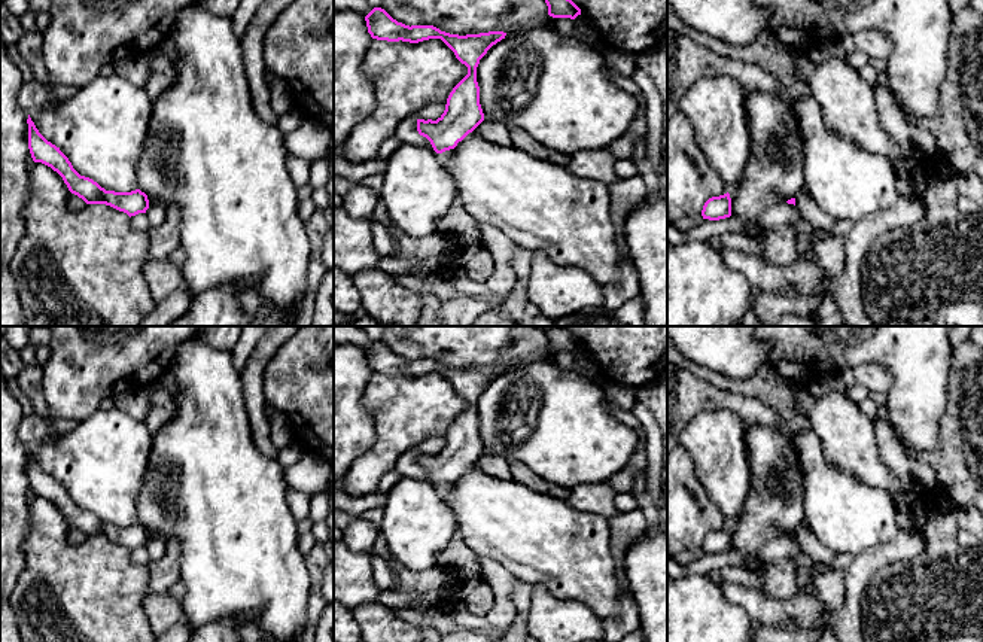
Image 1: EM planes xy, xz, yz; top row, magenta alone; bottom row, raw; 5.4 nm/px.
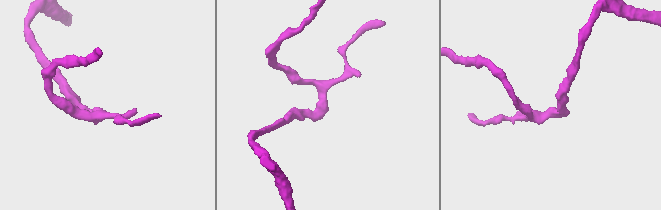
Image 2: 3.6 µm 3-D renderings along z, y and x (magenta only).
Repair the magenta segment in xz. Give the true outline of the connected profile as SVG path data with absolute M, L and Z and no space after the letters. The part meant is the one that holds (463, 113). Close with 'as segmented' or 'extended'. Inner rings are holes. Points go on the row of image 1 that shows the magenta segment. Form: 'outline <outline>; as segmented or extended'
outline M374 7L366 16L368 33L372 39L387 42L419 43L441 39L468 67L468 74L453 88L447 98L444 113L436 119L417 119L417 131L426 137L436 153L454 149L483 121L477 67L487 51L505 39L503 31L480 34L450 34L433 25L405 25L393 19L384 9Z; as segmented

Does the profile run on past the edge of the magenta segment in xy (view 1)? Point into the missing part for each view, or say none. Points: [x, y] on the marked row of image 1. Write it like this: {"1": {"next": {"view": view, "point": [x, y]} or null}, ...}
{"1": {"next": null}}

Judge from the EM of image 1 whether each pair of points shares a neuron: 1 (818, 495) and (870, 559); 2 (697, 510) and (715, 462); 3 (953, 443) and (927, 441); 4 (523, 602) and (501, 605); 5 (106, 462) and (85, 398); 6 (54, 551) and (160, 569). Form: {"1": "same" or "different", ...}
{"1": "different", "2": "different", "3": "different", "4": "different", "5": "different", "6": "different"}

